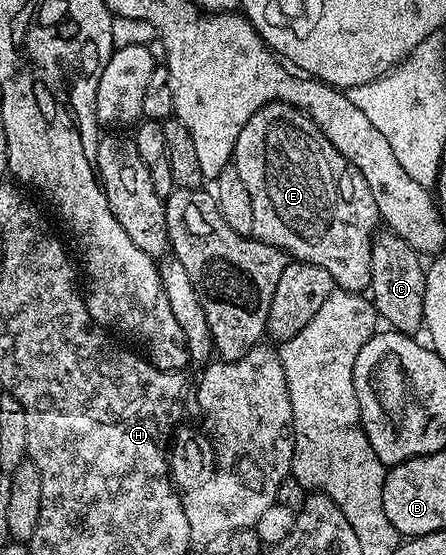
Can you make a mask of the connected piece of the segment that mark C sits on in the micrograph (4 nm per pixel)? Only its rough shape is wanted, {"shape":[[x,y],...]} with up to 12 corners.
{"shape":[[381,231],[368,249],[374,309],[391,330],[424,325],[423,258]]}

